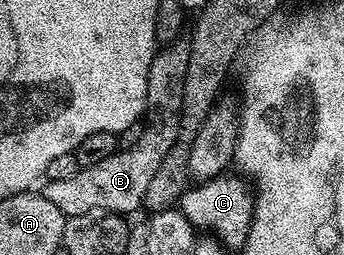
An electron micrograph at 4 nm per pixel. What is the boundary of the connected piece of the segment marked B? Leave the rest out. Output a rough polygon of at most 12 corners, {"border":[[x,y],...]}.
{"border":[[189,42],[155,50],[132,147],[40,193],[64,216],[143,206],[178,139]]}

